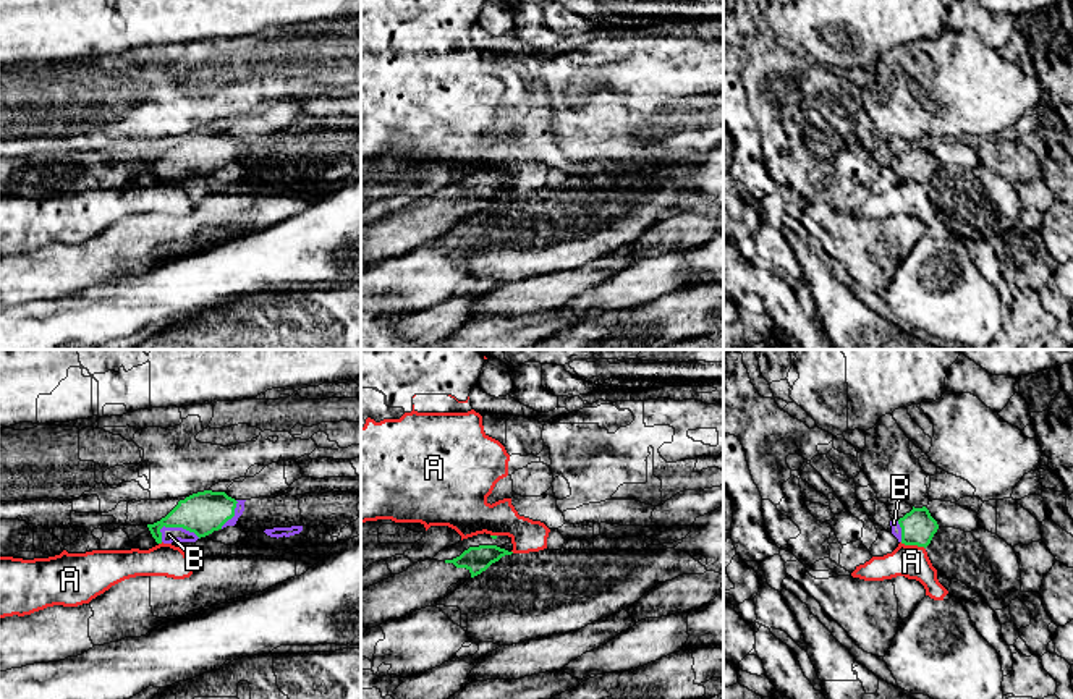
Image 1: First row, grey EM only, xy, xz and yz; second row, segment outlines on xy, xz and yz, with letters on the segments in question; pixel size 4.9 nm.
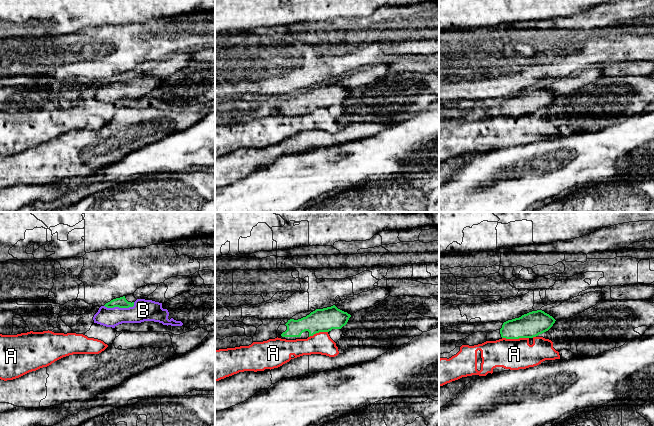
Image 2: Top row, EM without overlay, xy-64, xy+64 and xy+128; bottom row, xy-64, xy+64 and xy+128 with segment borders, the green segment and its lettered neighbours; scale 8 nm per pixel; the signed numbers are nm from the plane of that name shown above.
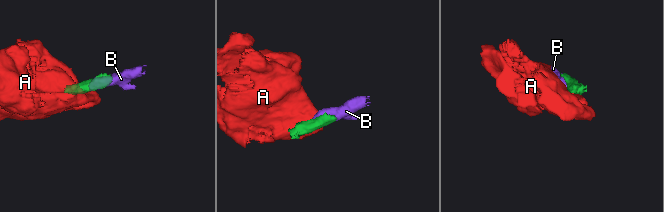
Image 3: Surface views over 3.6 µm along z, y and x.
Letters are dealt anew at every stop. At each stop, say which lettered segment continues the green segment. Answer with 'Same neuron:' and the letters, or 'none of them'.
Same neuron: B

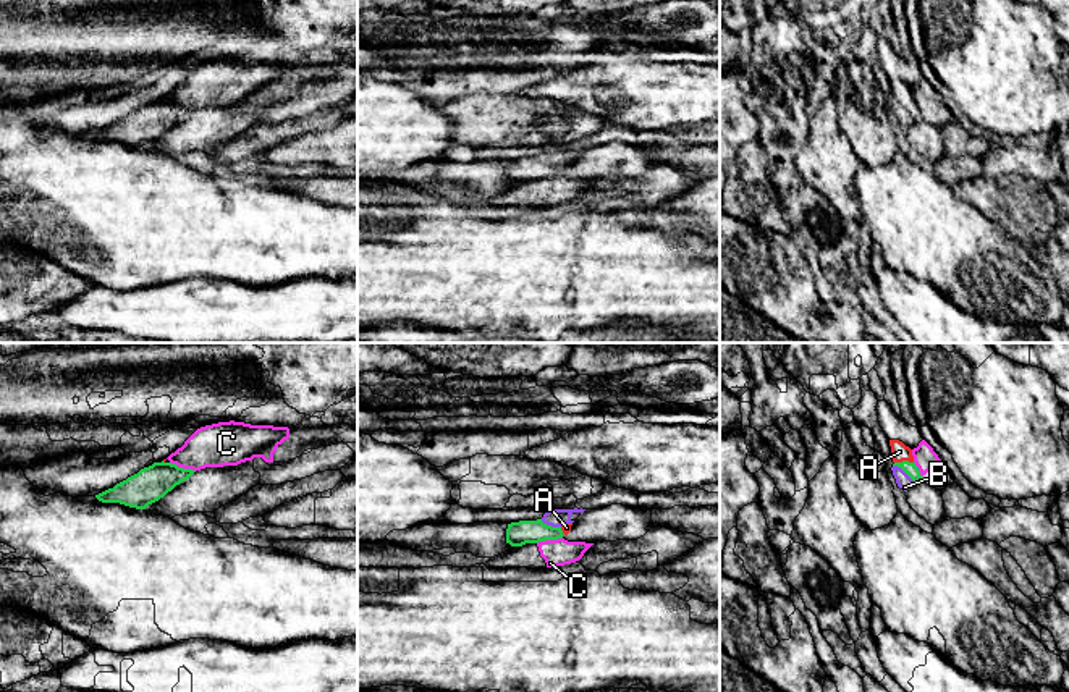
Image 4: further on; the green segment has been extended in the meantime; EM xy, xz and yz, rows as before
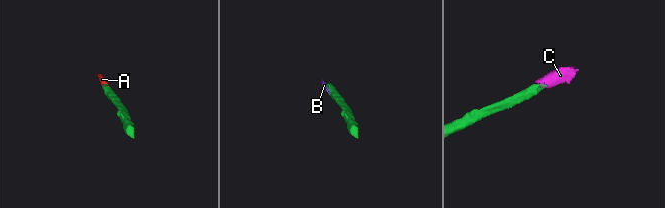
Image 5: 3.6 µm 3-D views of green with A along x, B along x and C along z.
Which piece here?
Same neuron: A, B

